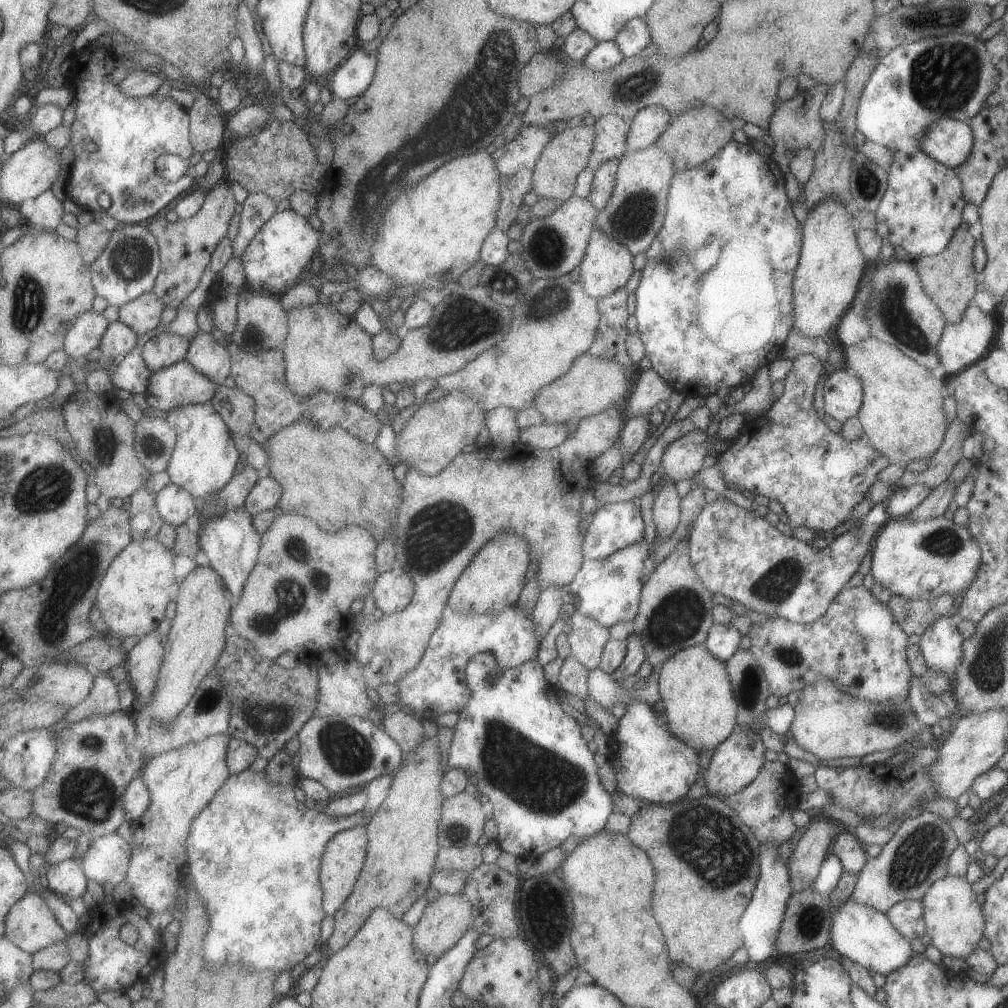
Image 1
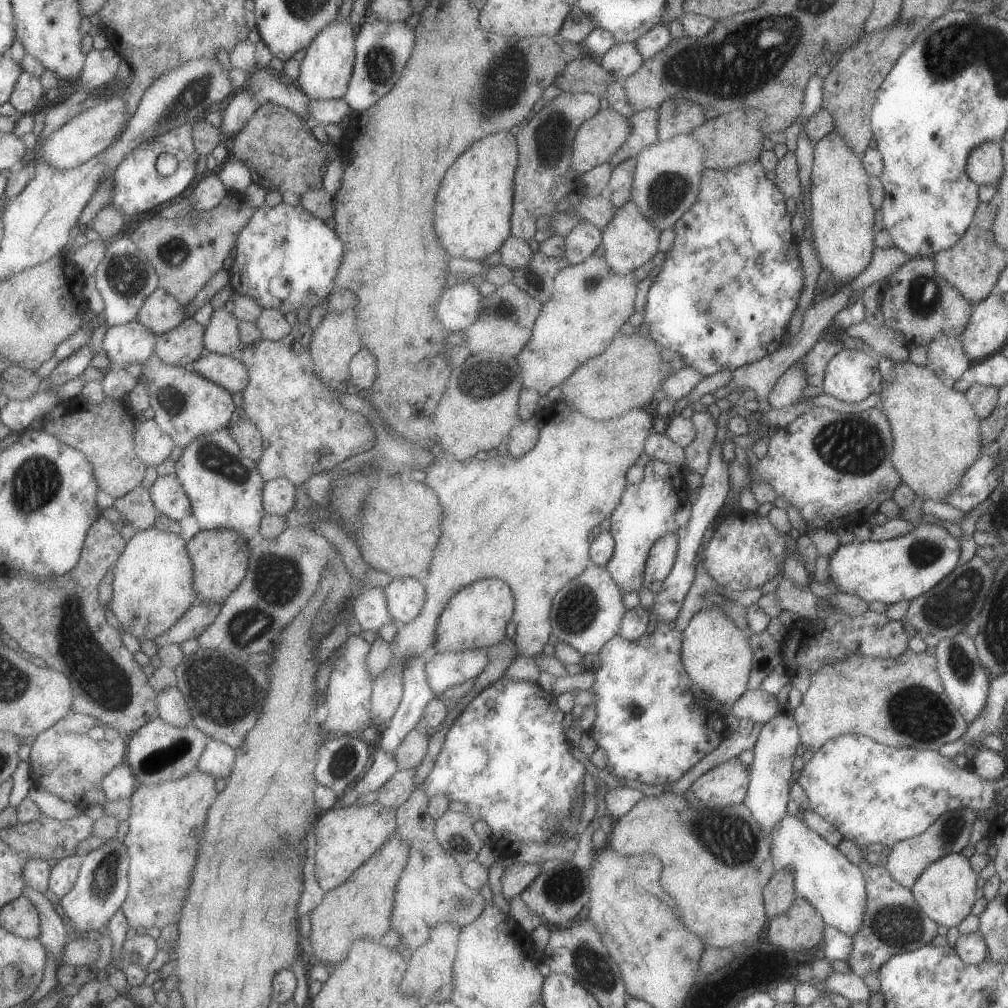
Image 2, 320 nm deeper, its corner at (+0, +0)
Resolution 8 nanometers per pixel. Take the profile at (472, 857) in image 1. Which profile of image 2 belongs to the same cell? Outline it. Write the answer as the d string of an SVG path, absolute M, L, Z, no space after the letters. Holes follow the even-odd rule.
M419 787L411 798L398 808L396 832L410 846L410 857L397 885L396 903L393 909L393 928L401 934L401 940L409 948L421 948L429 940L434 928L441 923L457 923L465 927L477 920L489 903L478 890L462 879L464 867L443 848L436 833L436 818L430 813L427 791Z

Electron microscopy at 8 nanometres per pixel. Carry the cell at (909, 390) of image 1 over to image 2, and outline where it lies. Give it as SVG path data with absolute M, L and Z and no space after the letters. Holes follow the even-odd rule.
M907 360L904 363L895 363L893 372L892 380L882 382L878 390L882 400L881 410L891 427L892 465L902 483L909 486L919 499L941 502L958 486L962 474L982 454L980 420L964 393L957 387L946 387L929 367L917 366Z

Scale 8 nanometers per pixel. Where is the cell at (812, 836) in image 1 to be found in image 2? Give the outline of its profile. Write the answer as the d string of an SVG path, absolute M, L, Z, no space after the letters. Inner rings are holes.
M789 867L776 868L770 876L769 882L762 888L762 899L764 902L764 911L768 919L779 916L785 912L793 899L793 873Z

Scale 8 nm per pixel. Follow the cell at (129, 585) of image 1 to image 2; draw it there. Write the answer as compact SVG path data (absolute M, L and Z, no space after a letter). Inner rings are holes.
M153 526L151 528L139 531L128 543L123 555L120 556L118 564L113 568L115 573L114 578L114 595L112 598L111 609L113 610L116 618L121 624L121 629L125 630L127 633L130 633L132 636L140 639L147 639L155 641L156 638L159 638L163 633L169 632L173 628L174 624L177 624L185 613L195 604L199 602L200 596L196 591L196 584L194 583L194 562L192 556L190 555L188 549L188 541L184 539L181 535L165 532L157 527Z

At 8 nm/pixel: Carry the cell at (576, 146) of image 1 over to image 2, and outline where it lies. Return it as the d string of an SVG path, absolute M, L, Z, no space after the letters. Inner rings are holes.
M611 106L601 109L580 124L573 141L573 168L578 176L584 172L599 166L601 163L607 163L608 160L616 154L623 146L628 136L632 134L631 125L624 112L617 112Z

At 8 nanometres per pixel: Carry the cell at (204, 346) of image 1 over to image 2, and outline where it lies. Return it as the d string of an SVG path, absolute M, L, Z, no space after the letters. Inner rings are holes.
M224 306L217 309L206 328L204 341L207 352L240 357L244 347L240 337L240 321L241 318L233 310L229 311Z

